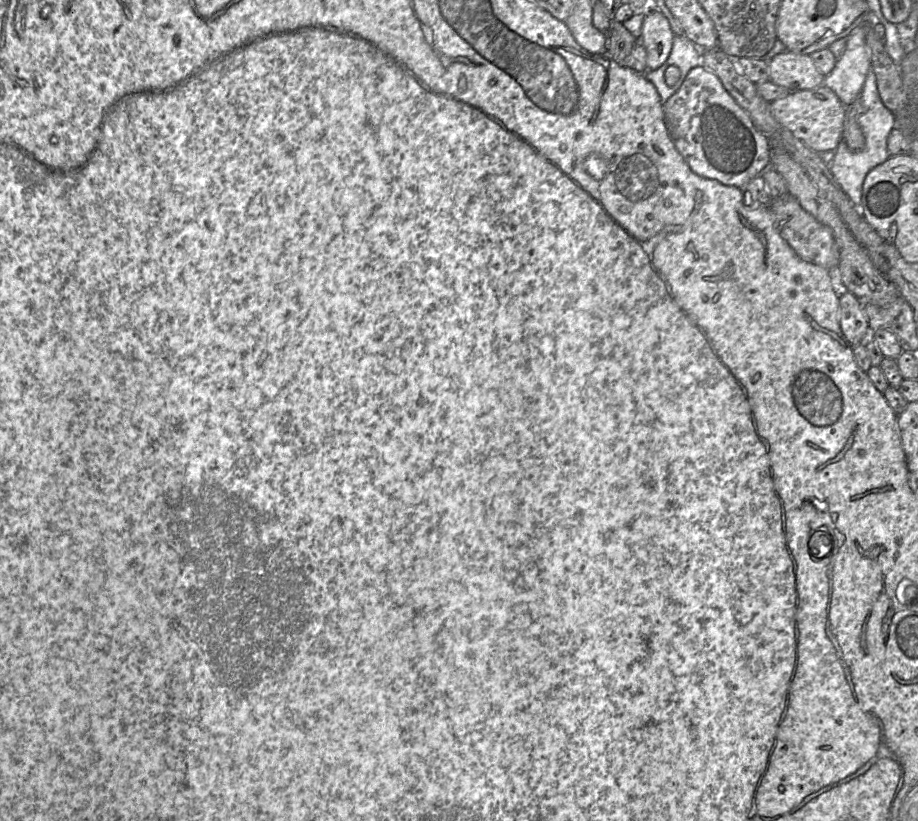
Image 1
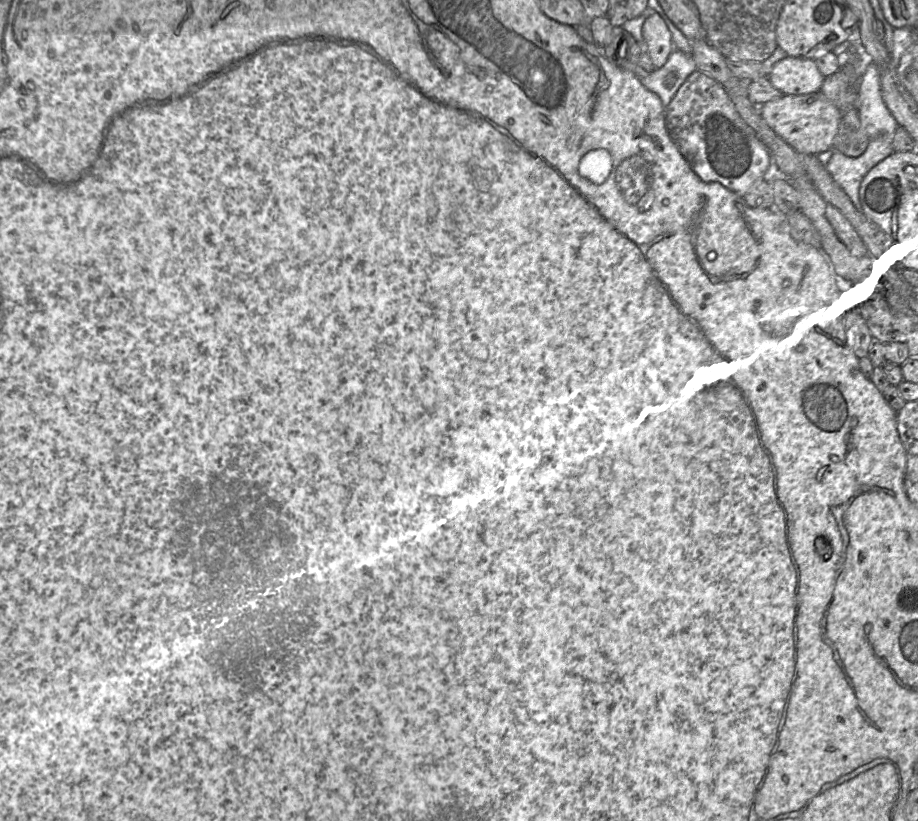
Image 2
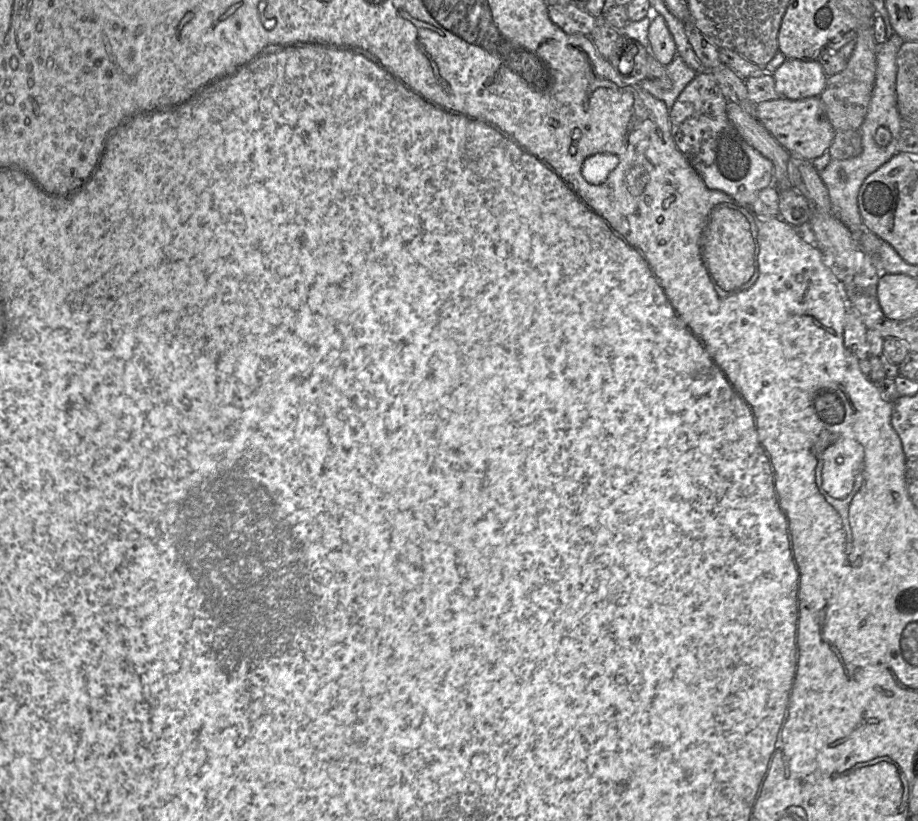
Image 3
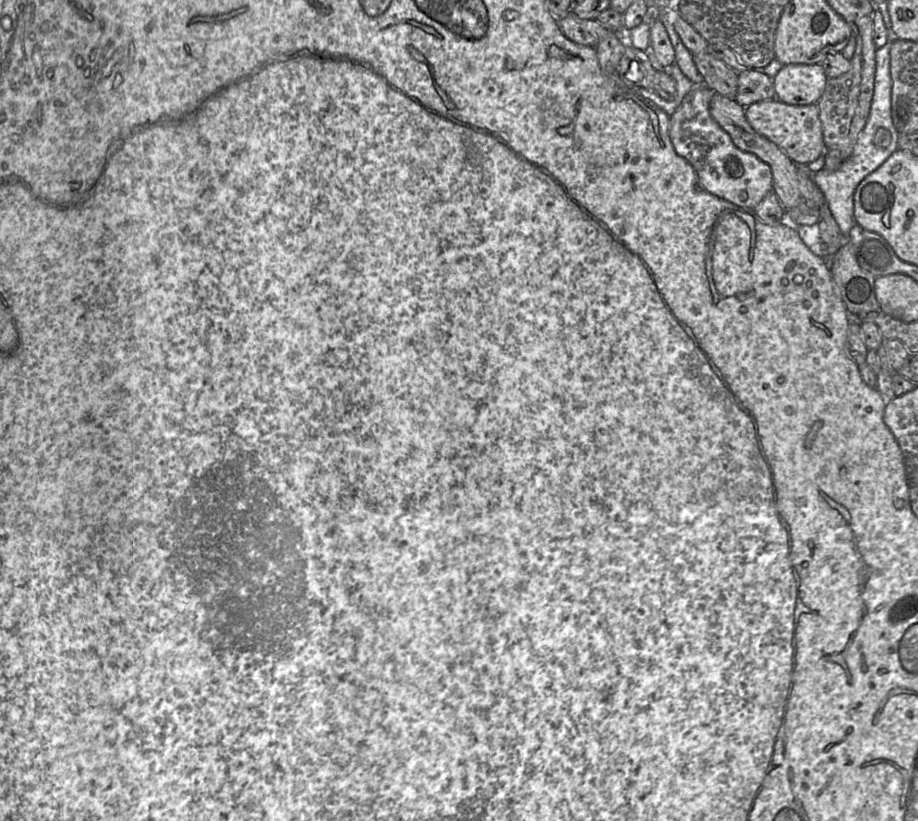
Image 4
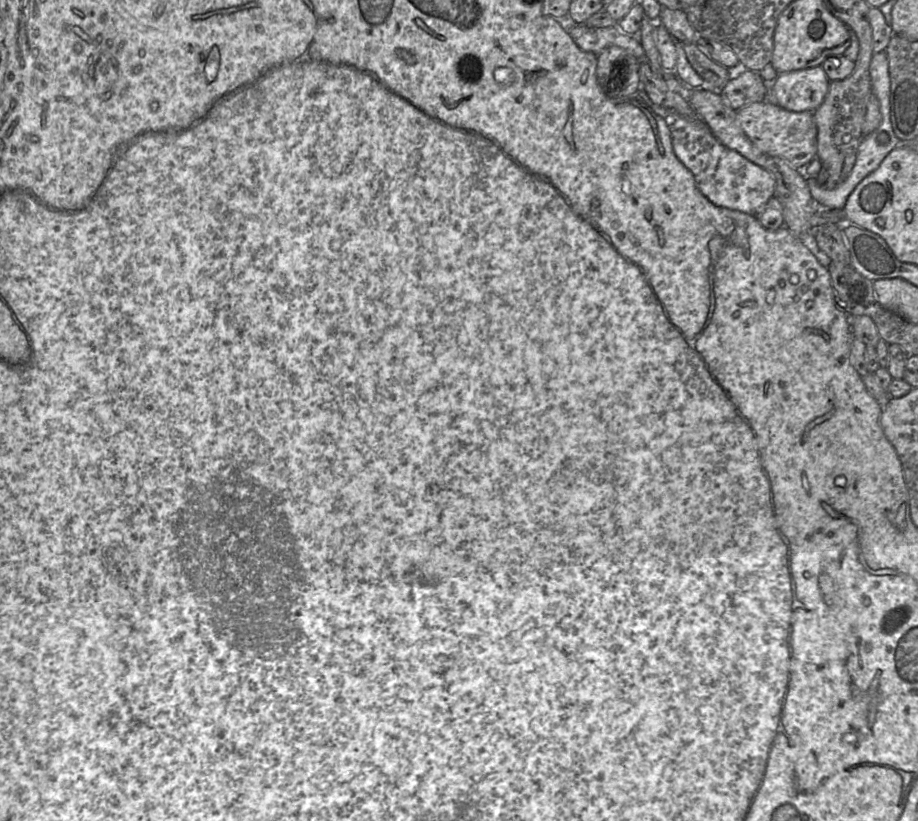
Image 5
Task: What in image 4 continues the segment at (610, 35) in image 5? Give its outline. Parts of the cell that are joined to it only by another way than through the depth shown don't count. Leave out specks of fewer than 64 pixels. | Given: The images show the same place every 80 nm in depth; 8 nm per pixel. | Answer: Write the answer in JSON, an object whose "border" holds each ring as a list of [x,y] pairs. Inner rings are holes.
{"border":[[[570,11],[564,18],[558,21],[560,29],[562,33],[572,42],[595,48],[602,40],[604,40],[610,33],[614,33],[613,31],[609,31],[604,28],[601,24],[599,24],[595,19],[585,20],[579,18],[576,14]]]}

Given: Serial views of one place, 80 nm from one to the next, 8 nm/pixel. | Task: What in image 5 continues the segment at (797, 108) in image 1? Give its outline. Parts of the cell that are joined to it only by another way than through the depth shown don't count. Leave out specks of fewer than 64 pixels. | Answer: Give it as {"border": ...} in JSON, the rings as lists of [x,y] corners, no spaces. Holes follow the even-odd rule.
{"border":[[[755,102],[738,110],[737,119],[751,143],[764,154],[779,157],[795,168],[808,165],[817,156],[814,111],[792,112],[775,102]]]}

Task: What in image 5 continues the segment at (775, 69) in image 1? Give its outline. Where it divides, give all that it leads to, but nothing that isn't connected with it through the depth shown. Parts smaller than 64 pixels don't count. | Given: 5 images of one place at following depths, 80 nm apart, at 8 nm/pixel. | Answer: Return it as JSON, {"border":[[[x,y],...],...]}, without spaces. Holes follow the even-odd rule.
{"border":[[[822,66],[778,73],[771,82],[775,103],[792,112],[815,111],[824,101],[829,82]]]}

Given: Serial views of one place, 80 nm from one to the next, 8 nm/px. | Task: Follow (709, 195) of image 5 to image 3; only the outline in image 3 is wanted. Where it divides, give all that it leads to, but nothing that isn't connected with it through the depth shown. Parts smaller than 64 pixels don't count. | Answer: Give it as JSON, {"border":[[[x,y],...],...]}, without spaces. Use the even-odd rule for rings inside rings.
{"border":[[[699,71],[680,93],[669,112],[671,132],[677,148],[709,189],[722,191],[738,204],[750,206],[761,190],[774,184],[773,164],[741,137],[728,119],[726,105],[727,100],[712,75],[707,71]]]}

